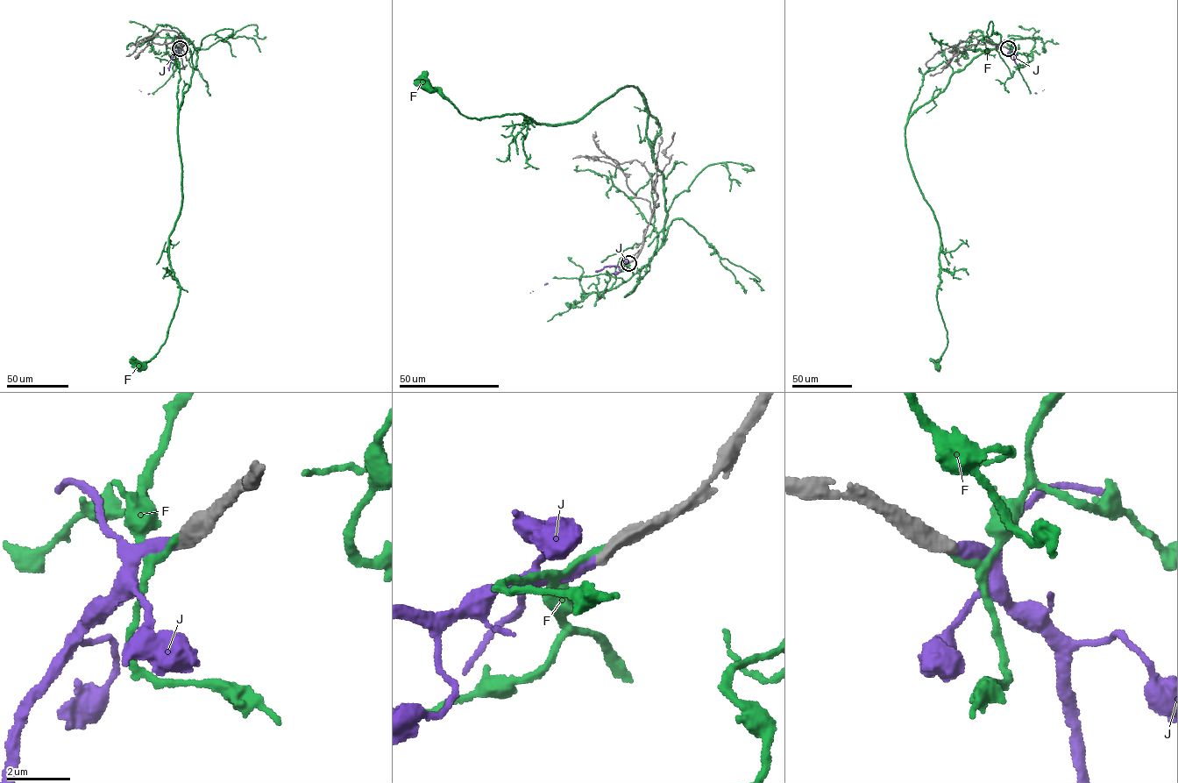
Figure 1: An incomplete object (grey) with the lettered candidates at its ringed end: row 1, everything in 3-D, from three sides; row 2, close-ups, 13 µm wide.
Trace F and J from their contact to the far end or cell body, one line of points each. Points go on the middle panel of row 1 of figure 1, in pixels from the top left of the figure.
F: (629, 262), (633, 274), (648, 264), (667, 215), (636, 87), (557, 125), (519, 113), (468, 117), (424, 86)
J: (628, 263), (606, 266), (529, 293)

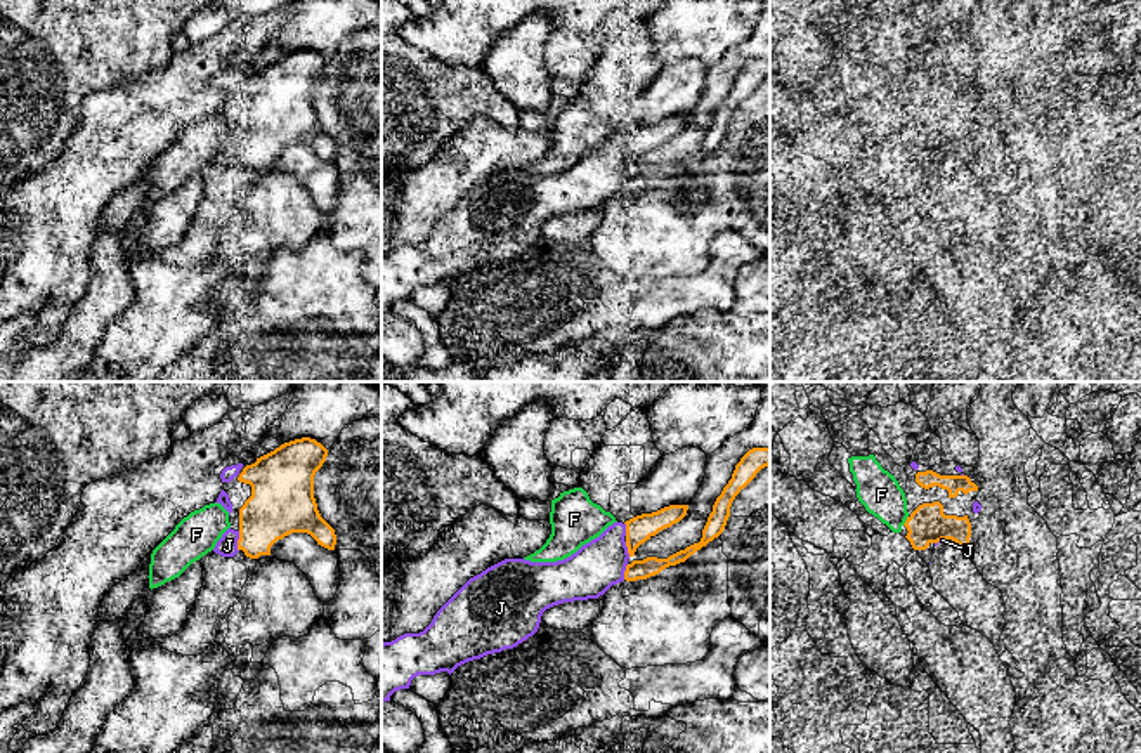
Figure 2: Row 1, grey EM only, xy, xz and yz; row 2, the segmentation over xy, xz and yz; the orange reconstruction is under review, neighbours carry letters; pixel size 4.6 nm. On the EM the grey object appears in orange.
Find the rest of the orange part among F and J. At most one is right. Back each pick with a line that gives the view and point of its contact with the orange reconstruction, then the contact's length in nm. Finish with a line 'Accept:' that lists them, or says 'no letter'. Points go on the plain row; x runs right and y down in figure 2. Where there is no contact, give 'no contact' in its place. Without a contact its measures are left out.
J: meets orange in xy at (238, 153); contact 100 nm long
Accept: J

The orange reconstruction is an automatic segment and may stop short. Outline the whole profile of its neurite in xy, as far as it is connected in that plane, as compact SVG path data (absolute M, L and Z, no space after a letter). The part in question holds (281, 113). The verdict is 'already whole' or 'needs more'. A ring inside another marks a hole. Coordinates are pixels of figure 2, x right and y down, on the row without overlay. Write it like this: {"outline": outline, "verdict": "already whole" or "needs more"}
{"outline": "M310 49L281 56L274 62L246 76L238 92L251 97L251 108L239 120L239 141L227 141L213 163L234 168L239 161L250 170L271 167L271 158L291 144L307 144L317 156L335 161L335 141L321 128L314 109L314 87L326 73L328 61Z", "verdict": "needs more"}

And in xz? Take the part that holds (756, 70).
{"outline": "M770 59L749 61L716 109L701 153L668 170L628 174L642 154L680 134L688 116L614 134L564 172L505 170L470 189L423 243L381 255L381 314L395 302L409 300L418 286L451 286L468 272L517 259L538 243L543 224L553 217L598 210L624 191L647 191L685 174L723 144L732 113L768 76Z", "verdict": "needs more"}

